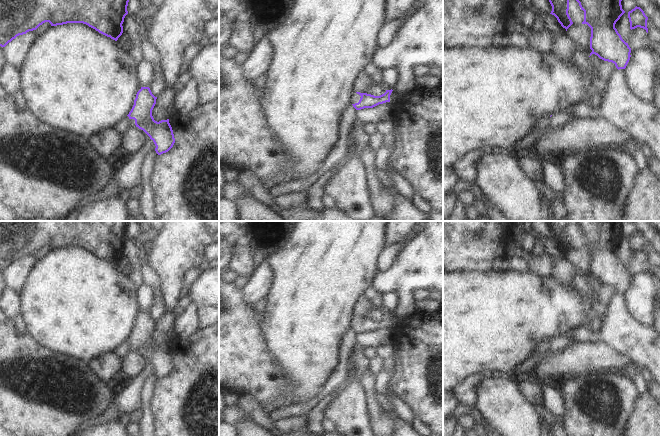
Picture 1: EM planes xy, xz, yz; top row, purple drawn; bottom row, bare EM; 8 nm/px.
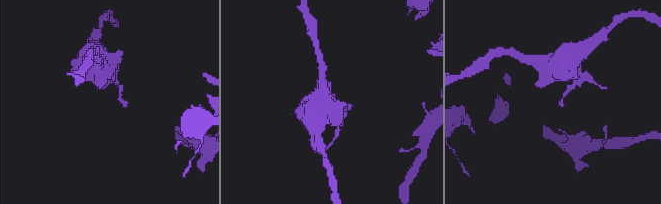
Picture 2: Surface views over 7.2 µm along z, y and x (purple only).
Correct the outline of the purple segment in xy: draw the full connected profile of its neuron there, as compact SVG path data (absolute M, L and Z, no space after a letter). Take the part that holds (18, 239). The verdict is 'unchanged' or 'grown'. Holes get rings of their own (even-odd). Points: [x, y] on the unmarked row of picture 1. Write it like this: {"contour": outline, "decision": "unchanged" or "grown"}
{"contour": "M0 221L0 270L5 271L19 259L36 254L49 246L51 250L67 247L83 247L99 257L117 265L123 257L123 246L128 238L127 230L131 221Z", "decision": "unchanged"}

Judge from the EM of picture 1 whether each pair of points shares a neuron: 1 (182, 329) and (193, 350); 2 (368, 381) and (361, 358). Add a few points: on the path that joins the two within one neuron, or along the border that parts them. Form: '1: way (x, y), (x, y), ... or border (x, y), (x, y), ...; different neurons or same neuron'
1: border (198, 328), (189, 337), (175, 337); different neurons
2: border (369, 368), (361, 380); different neurons

